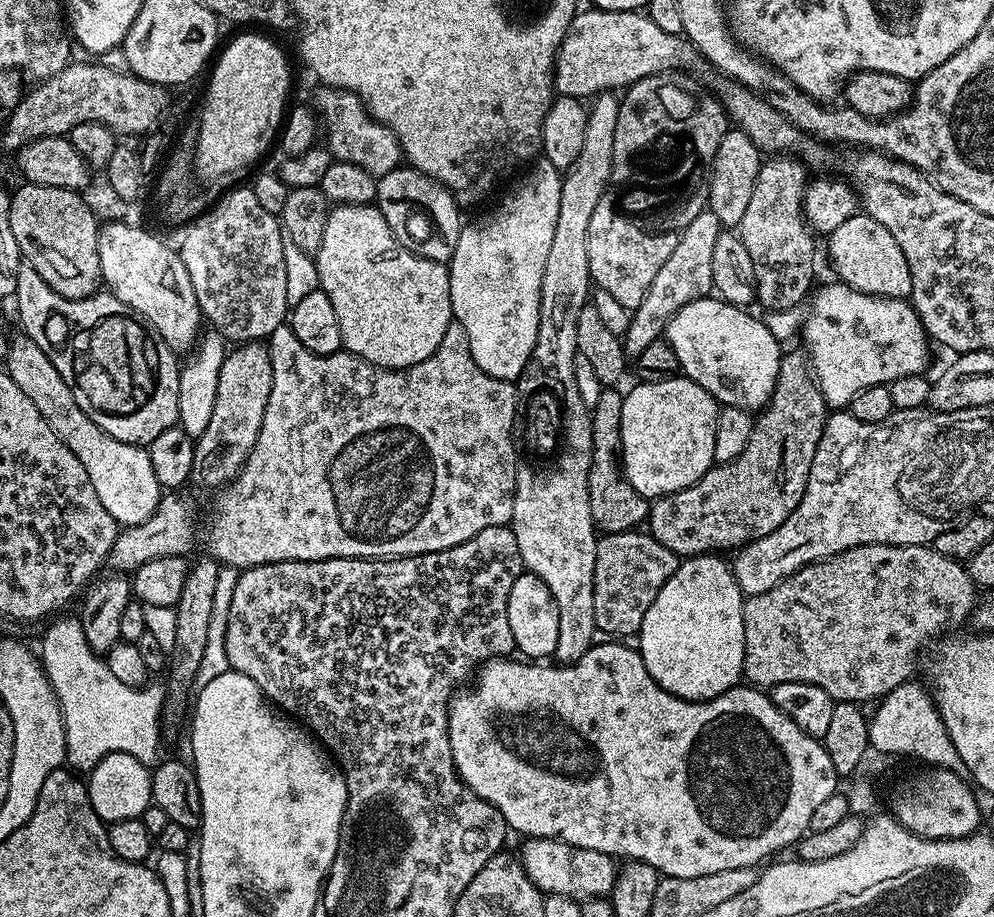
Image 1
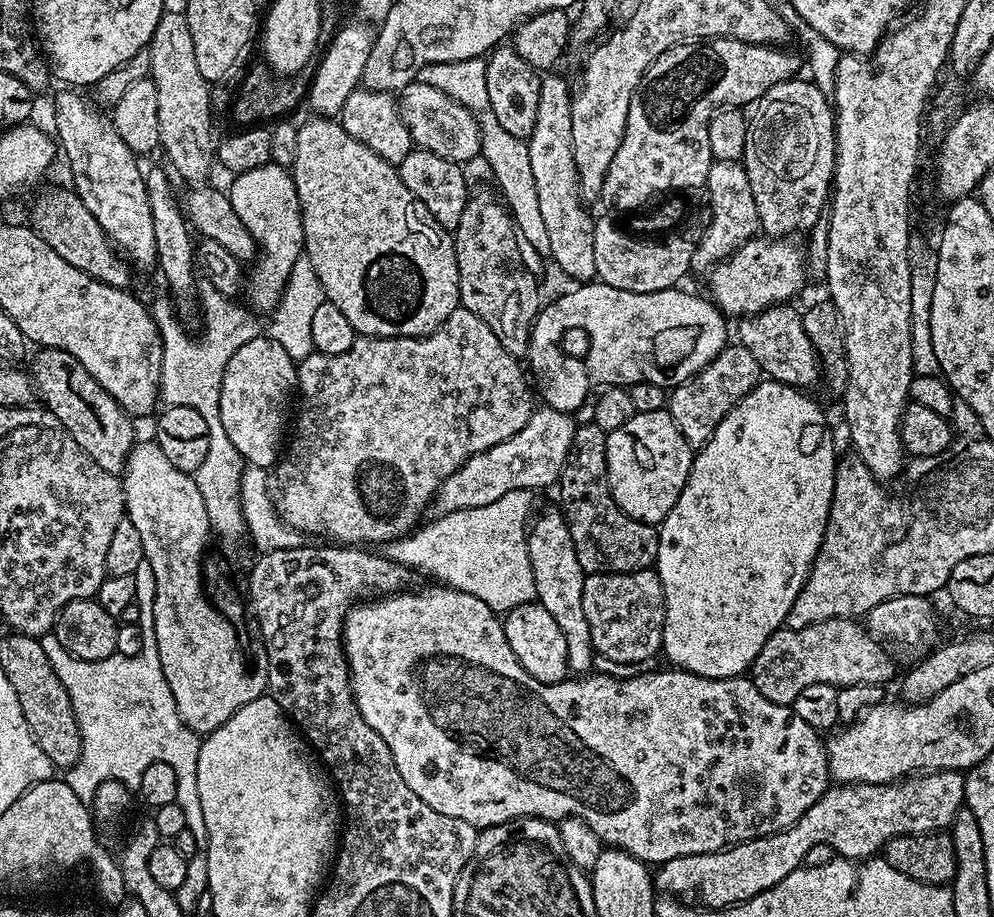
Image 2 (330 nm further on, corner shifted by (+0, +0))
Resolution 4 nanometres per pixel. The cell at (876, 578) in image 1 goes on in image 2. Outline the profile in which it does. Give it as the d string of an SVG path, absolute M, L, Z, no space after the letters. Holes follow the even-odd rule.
M855 619L827 620L802 630L794 630L787 626L780 628L768 639L766 646L762 646L762 650L756 655L756 660L750 669L752 685L756 687L758 694L762 694L762 698L766 698L775 704L790 706L798 698L798 694L802 694L802 690L806 690L806 686L818 686L818 682L826 682L837 686L857 684L858 682L884 684L887 681L890 666L878 648L880 646L877 641L872 638L868 639L869 641L866 640L867 635L856 624Z

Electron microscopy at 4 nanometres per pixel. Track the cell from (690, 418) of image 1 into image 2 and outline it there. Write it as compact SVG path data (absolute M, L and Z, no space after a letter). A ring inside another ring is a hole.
M669 412L636 413L626 426L618 426L618 430L606 435L608 488L614 502L627 516L643 524L663 524L674 502L678 502L682 486L686 486L693 455L693 449Z

